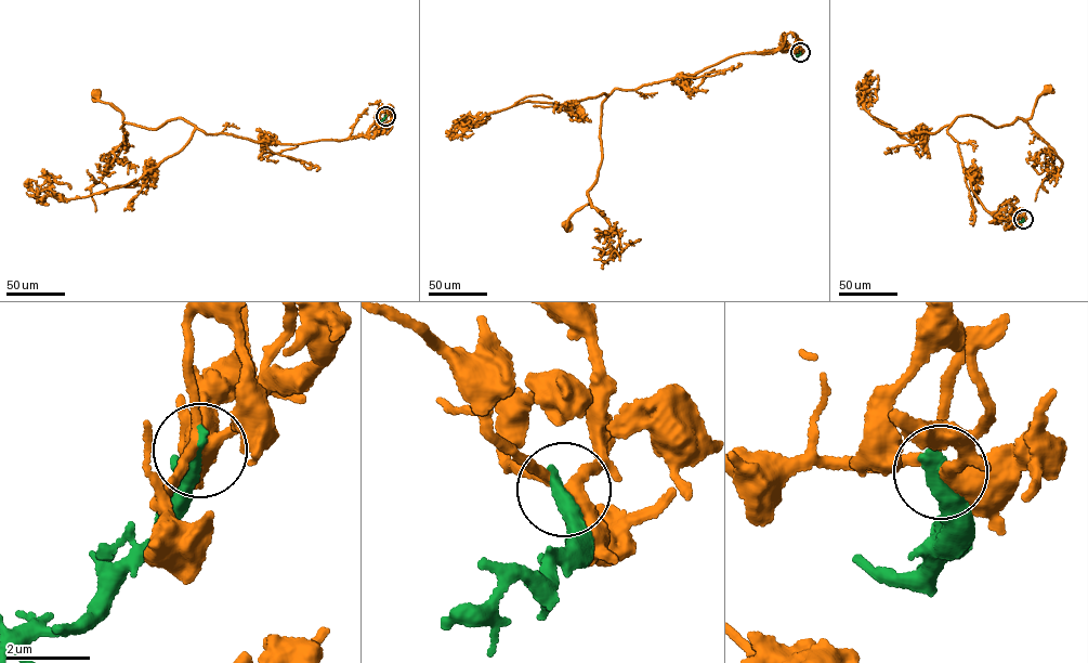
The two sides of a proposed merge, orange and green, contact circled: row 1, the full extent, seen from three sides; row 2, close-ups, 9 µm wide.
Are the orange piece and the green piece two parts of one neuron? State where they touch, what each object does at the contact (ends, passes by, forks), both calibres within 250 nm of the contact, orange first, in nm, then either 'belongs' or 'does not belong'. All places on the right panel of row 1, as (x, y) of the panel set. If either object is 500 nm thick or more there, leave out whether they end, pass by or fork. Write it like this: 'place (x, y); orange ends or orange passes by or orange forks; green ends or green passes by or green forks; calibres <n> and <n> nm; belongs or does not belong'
place (1023, 219); calibres 360 and 500 nm; does not belong

